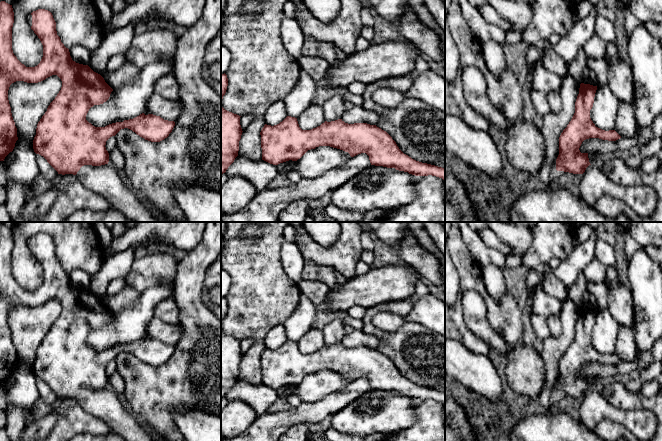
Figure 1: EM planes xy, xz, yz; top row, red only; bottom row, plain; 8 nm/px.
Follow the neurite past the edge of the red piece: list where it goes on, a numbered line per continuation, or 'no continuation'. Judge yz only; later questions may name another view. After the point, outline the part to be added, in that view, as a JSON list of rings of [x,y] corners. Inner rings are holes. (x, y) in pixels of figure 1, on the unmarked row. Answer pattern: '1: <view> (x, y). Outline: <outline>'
1: yz (594, 408). Outline: [[[600,388],[589,389],[579,409],[580,422],[593,431],[604,419],[625,426],[640,441],[650,441],[657,428],[657,419],[649,410],[618,409],[607,402]]]

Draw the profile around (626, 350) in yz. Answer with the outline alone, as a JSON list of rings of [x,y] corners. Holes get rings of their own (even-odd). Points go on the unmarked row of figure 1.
[[[619,325],[615,355],[624,362],[636,362],[640,358],[632,327]]]

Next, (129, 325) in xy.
[[[163,281],[144,290],[138,300],[119,313],[113,313],[109,323],[91,331],[86,344],[95,351],[133,343],[144,337],[156,305],[173,297],[173,282]]]

